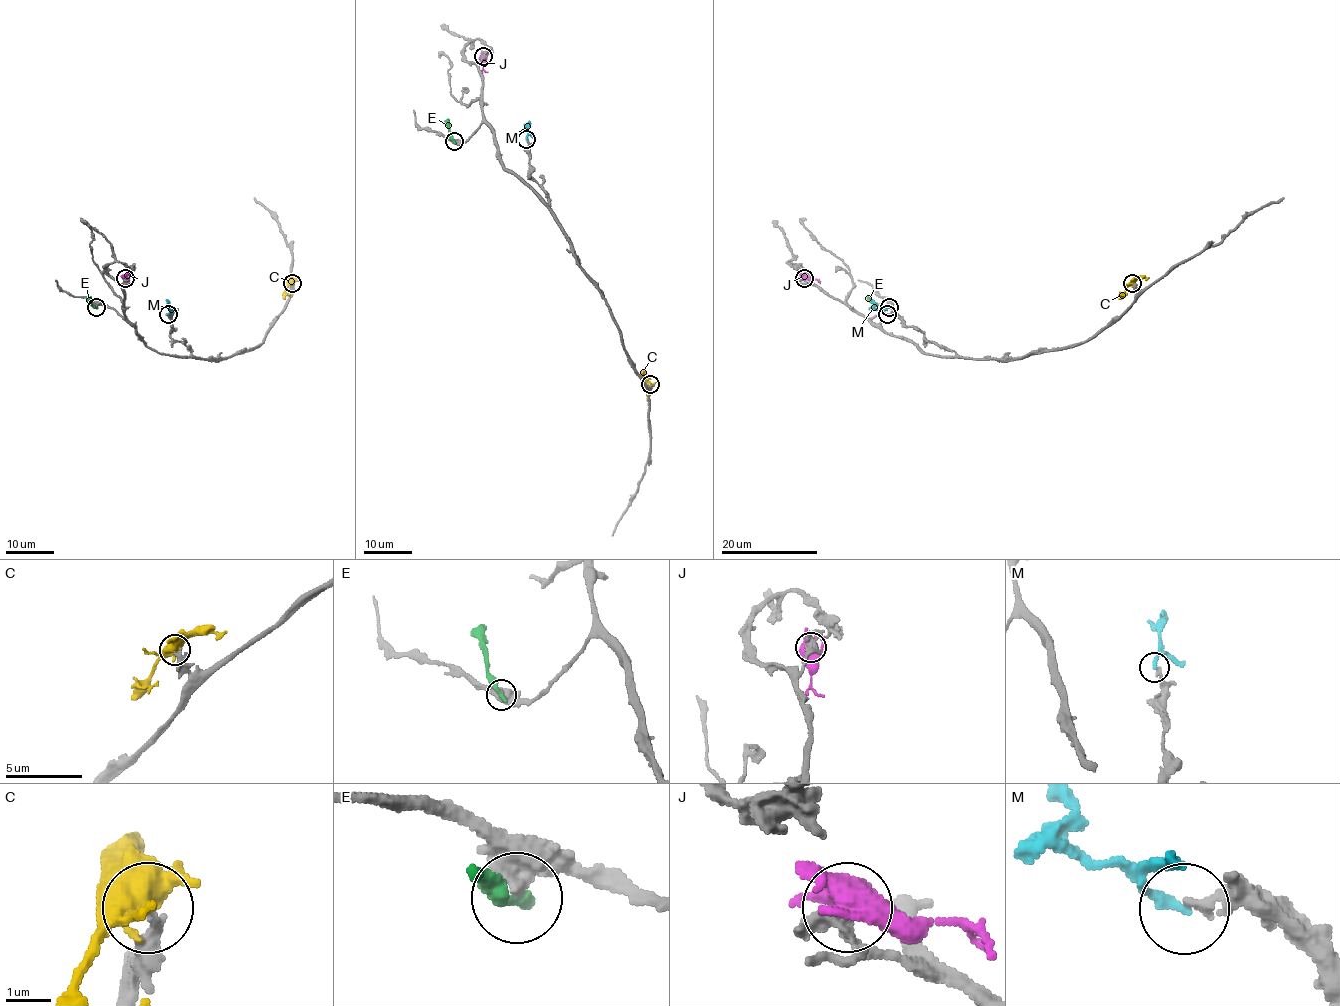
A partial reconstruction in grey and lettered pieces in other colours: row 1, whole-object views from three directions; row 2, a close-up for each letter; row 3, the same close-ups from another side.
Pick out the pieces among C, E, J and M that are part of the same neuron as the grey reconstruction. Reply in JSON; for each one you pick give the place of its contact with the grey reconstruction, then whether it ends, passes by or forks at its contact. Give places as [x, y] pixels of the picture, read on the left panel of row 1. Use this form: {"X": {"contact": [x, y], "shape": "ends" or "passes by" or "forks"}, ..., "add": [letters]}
{"C": {"contact": [292, 283], "shape": "forks"}, "add": ["C"]}

